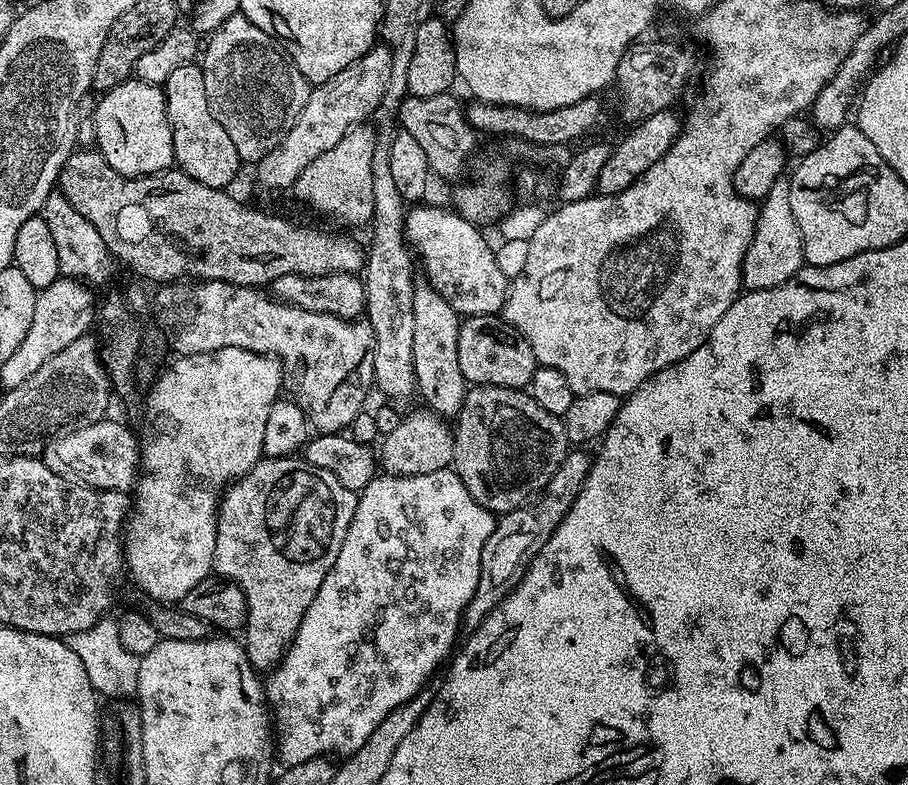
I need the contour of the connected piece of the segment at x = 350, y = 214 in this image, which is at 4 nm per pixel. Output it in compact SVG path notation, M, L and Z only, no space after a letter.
M371 123L354 126L326 154L318 154L294 185L294 193L304 204L309 204L316 212L341 220L344 224L364 224L371 221L374 214L374 146L376 130Z

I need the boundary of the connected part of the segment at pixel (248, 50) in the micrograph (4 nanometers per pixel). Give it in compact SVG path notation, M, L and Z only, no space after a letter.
M243 14L226 18L220 29L211 33L207 40L202 48L202 67L210 110L214 110L214 118L218 118L226 134L230 134L241 161L259 162L263 156L270 154L270 150L274 150L274 146L282 142L282 138L286 138L298 114L302 114L310 91L308 79L298 70L298 66L294 66L280 41L275 36L258 30L258 26L254 26L254 22L247 20Z

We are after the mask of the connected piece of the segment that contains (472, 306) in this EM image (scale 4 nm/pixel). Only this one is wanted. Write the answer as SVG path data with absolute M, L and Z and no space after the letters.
M424 206L407 209L402 235L408 248L418 257L419 267L420 264L424 267L427 283L438 290L461 317L497 315L508 297L510 280L498 270L493 245L484 241L480 233L483 231L477 225L451 207L420 207Z

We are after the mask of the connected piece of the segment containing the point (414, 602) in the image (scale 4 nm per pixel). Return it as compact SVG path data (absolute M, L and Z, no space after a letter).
M451 467L417 476L380 474L365 486L363 492L359 493L354 518L346 530L346 538L342 538L342 550L338 550L338 558L334 558L330 574L322 578L322 586L318 586L318 594L314 594L314 602L310 602L310 610L306 610L294 638L288 643L284 657L267 673L268 680L266 676L266 700L274 717L274 748L279 759L281 756L285 760L285 765L306 762L315 756L353 756L362 742L366 742L366 738L370 738L370 734L378 730L378 722L382 722L382 718L386 718L390 710L398 710L398 706L413 700L422 691L427 685L424 683L431 678L432 671L449 659L457 643L456 635L462 632L464 607L468 605L470 598L474 598L474 590L478 586L482 546L486 546L486 538L490 538L490 534L496 529L496 521L497 517L493 513L478 506L478 502L470 498L470 490L466 490L462 478L458 478Z

